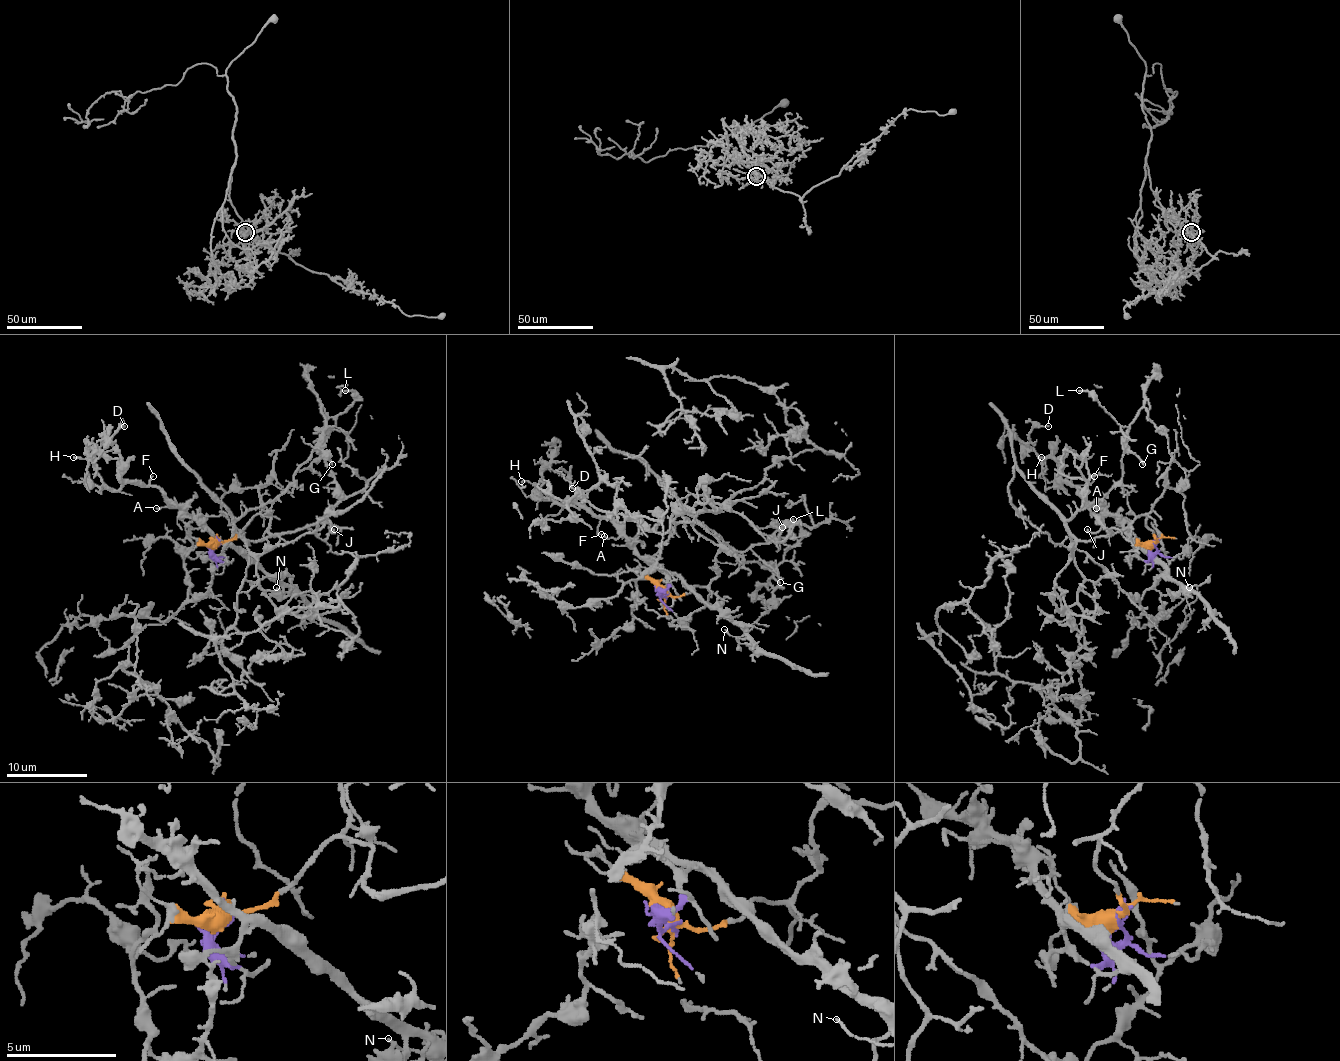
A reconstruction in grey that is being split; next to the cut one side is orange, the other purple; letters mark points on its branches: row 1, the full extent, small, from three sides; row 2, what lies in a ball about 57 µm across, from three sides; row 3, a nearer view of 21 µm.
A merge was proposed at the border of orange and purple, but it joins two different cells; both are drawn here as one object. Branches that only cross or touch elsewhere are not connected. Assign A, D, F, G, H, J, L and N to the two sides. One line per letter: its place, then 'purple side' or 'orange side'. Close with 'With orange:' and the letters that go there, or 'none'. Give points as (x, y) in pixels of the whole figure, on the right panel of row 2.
A: at (1096, 508); purple side
D: at (1048, 426); purple side
F: at (1094, 476); purple side
G: at (1142, 464); orange side
H: at (1041, 457); purple side
J: at (1087, 529); orange side
L: at (1079, 390); orange side
N: at (1189, 587); purple side
With orange: G, J, L

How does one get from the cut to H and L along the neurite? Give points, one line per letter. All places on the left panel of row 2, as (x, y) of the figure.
H: (216, 545), (220, 561), (216, 539), (155, 486), (129, 482), (113, 490), (89, 458), (73, 456)
L: (216, 545), (256, 514), (270, 518), (272, 535), (246, 541), (234, 524), (294, 476), (355, 400), (344, 390)

